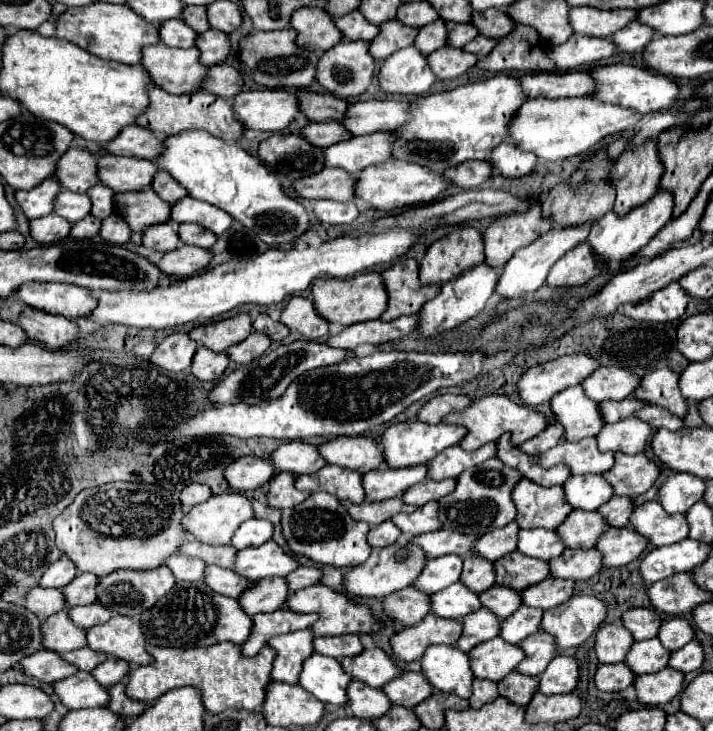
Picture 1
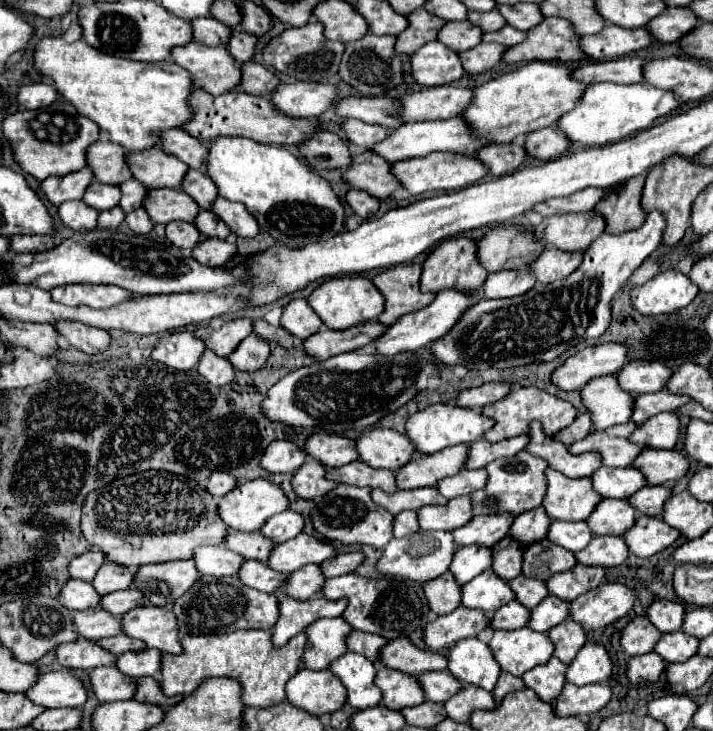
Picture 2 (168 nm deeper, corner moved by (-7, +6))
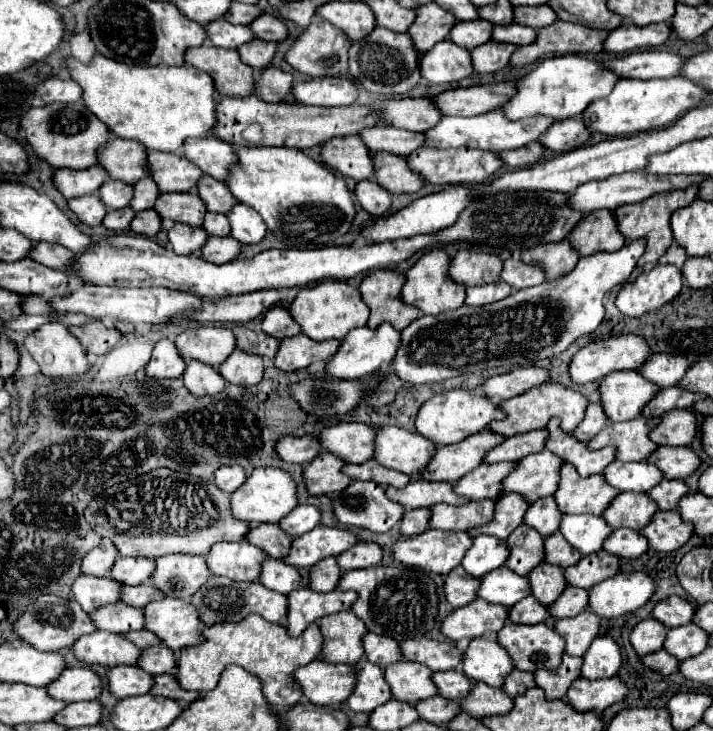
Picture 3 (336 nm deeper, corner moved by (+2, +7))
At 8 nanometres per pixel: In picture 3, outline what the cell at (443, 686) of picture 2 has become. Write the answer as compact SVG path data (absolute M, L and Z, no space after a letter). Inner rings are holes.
M456 669L434 673L434 679L436 679L440 695L448 697L452 701L464 699L468 695L468 691L472 689L472 681L462 671L456 671Z

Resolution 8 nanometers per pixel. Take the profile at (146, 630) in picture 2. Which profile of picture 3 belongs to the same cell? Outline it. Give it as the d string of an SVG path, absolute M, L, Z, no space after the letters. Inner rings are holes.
M166 597L152 601L144 607L146 629L154 631L170 649L180 651L188 645L200 645L204 641L198 609L186 599Z

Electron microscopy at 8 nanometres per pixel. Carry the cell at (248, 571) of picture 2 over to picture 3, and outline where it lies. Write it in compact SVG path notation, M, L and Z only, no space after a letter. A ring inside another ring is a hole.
M268 559L264 561L264 569L260 575L260 583L266 585L272 591L288 595L290 591L308 587L310 583L310 569L298 569L294 565L288 565L280 559Z

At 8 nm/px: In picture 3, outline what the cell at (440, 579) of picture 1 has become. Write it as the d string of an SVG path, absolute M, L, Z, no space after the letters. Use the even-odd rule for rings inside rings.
M476 535L472 549L466 553L462 567L472 577L484 577L486 573L506 565L510 557L508 543L492 535Z

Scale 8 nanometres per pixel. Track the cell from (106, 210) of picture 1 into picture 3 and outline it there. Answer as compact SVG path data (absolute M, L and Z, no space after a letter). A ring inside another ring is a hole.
M150 175L144 177L142 181L138 181L134 185L134 189L136 189L136 197L130 203L132 209L146 211L146 209L152 209L156 205L156 199L160 195L160 189L158 189L158 185L154 183L154 179Z

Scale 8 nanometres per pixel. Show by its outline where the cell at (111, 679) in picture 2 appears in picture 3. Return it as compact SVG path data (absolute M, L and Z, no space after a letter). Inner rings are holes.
M120 665L108 673L108 689L118 697L126 699L132 695L144 695L154 687L154 675L138 669L136 665Z

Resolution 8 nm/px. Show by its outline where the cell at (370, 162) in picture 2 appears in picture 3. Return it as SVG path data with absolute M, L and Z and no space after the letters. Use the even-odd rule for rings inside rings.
M382 151L374 153L372 159L376 167L374 181L384 185L384 189L388 189L390 193L416 193L426 185L424 177L414 173L404 157Z

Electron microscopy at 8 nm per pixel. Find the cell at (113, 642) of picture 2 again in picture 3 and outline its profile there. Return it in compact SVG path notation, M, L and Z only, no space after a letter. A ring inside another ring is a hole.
M140 629L140 631L132 631L132 633L126 633L126 637L132 641L132 643L142 643L140 645L140 649L146 649L146 647L152 647L150 643L158 643L160 645L160 639L152 633L152 631L148 631L148 629Z

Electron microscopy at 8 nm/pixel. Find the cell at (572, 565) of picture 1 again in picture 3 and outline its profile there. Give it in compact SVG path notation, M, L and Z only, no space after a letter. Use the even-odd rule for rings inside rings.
M616 529L608 541L604 541L604 549L608 553L614 553L616 557L632 559L640 557L648 551L648 539L634 529Z

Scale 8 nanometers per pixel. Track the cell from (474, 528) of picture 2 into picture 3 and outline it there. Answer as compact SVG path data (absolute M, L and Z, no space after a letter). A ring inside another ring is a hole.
M504 493L496 503L496 519L492 519L488 525L480 529L468 531L470 537L484 533L484 535L494 535L498 539L506 539L524 521L528 505L530 503L520 493Z

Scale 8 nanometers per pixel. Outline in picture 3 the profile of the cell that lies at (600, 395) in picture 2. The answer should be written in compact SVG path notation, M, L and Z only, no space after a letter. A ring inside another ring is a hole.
M638 371L610 373L600 381L602 405L612 423L636 419L642 415L644 405L656 397L660 387L650 379L642 377Z

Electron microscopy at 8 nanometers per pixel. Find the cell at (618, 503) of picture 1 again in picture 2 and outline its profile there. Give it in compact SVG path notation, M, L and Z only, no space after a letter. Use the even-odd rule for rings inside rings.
M643 486L629 498L629 504L635 506L641 514L659 516L661 506L665 504L665 498L669 498L669 494L671 490L665 486Z

